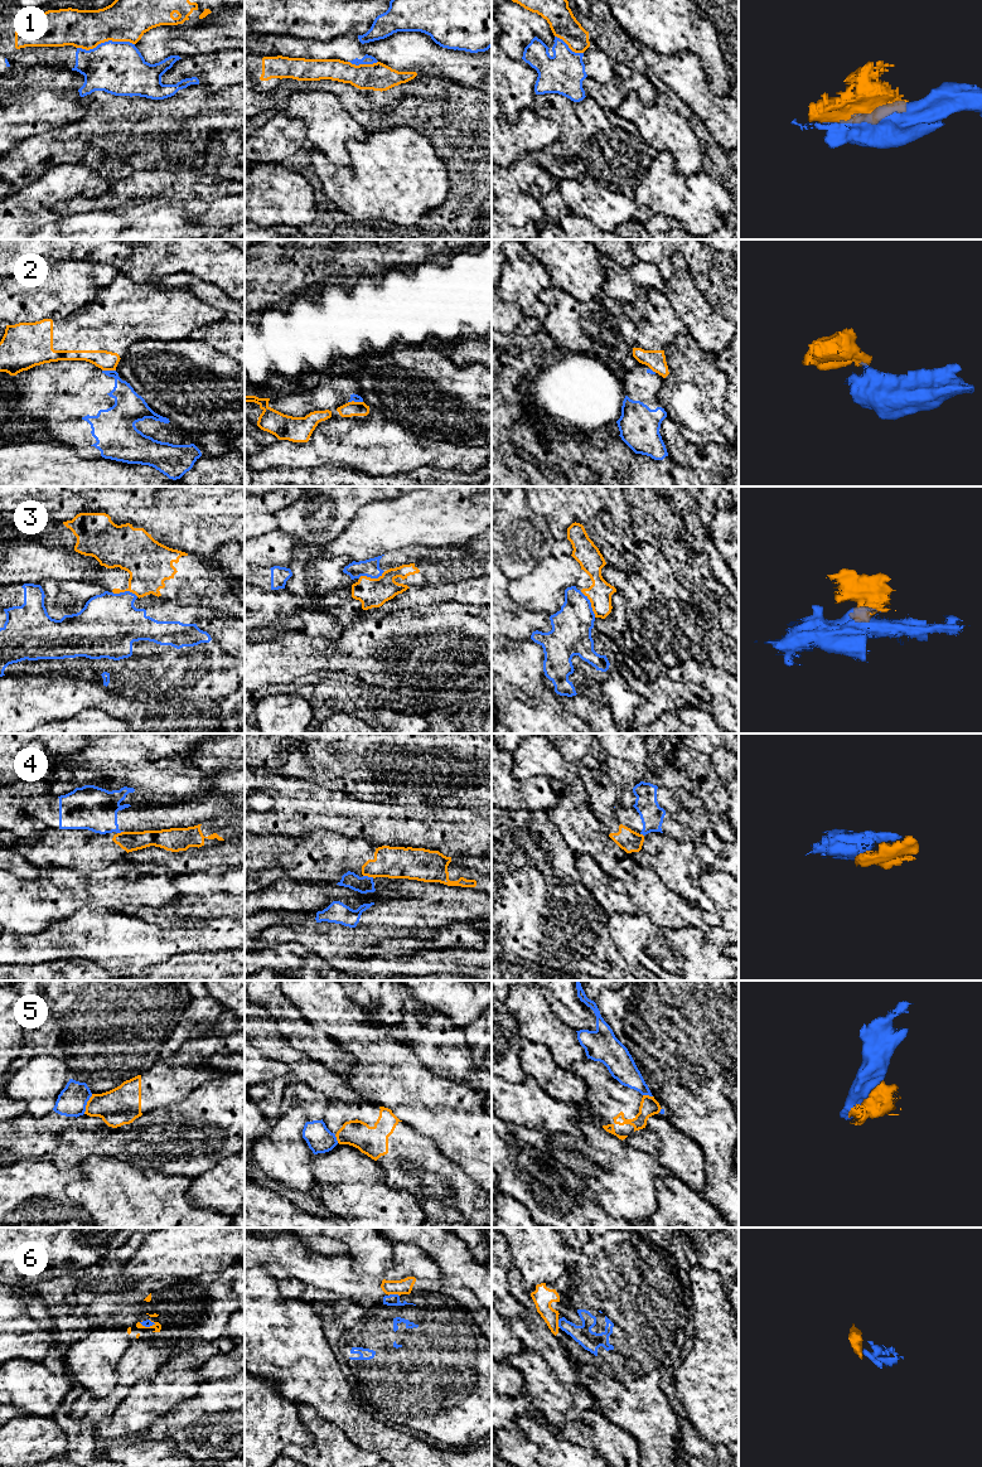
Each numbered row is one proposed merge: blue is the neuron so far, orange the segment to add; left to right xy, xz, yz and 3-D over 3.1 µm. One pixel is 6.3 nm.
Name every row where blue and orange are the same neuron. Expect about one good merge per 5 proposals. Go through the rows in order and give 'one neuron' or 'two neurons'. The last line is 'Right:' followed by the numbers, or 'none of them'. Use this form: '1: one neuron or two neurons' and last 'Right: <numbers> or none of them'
1: two neurons
2: two neurons
3: two neurons
4: two neurons
5: two neurons
6: two neurons
Right: none of them

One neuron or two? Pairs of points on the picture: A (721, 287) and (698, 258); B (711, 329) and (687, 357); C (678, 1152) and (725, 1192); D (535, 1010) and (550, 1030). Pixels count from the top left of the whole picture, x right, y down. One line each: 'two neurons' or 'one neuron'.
A: two neurons
B: two neurons
C: two neurons
D: one neuron

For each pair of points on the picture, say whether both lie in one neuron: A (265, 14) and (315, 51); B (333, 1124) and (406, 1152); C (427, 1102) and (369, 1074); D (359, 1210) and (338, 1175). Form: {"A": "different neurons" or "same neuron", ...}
{"A": "different neurons", "B": "same neuron", "C": "same neuron", "D": "same neuron"}

